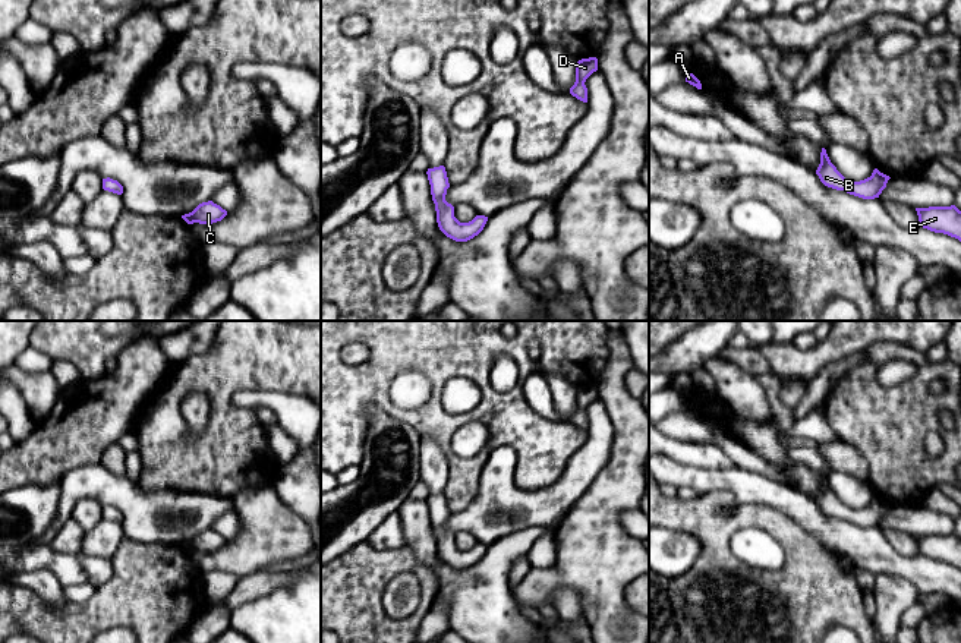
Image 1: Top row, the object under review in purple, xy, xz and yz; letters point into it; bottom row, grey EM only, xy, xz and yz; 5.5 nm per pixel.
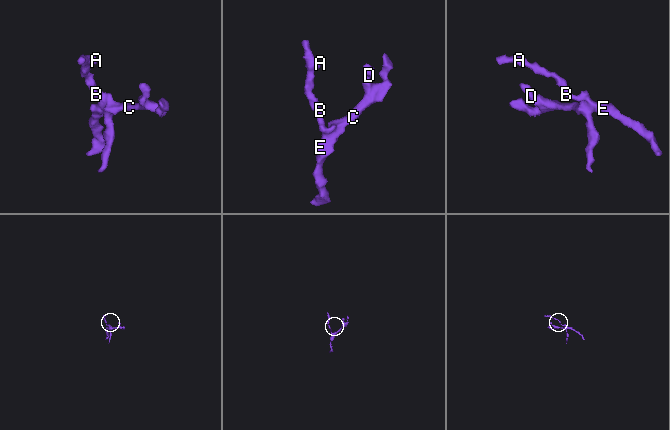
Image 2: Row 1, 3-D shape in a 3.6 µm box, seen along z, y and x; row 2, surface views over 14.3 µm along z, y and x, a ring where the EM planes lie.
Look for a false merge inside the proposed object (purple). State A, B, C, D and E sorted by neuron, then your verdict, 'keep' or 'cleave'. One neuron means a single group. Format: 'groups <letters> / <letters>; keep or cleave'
groups A B C D E; keep

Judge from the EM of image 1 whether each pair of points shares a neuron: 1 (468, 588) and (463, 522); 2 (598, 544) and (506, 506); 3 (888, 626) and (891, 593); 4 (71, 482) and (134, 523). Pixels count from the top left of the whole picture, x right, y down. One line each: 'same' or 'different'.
1: different
2: different
3: same
4: same

